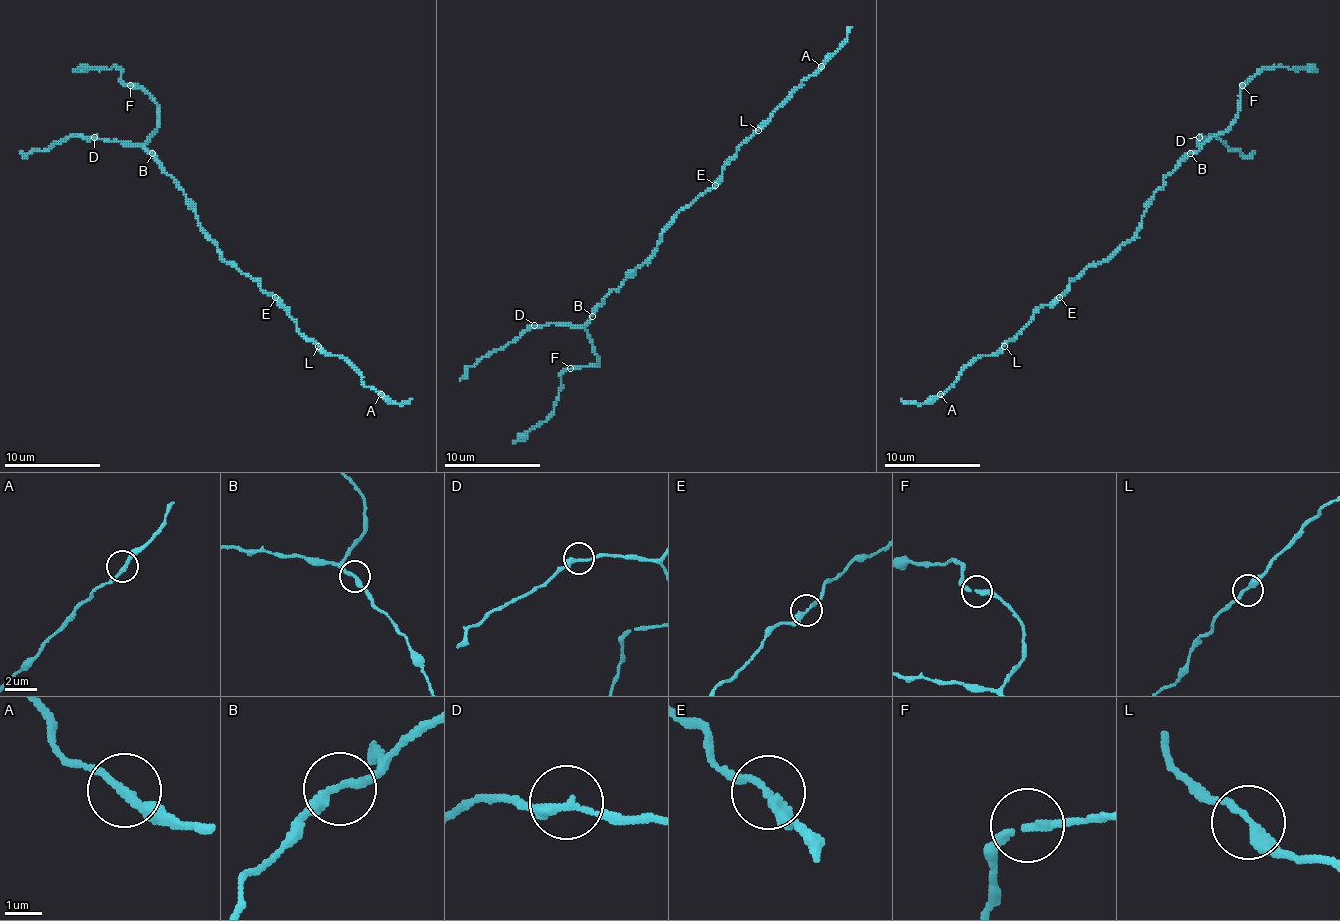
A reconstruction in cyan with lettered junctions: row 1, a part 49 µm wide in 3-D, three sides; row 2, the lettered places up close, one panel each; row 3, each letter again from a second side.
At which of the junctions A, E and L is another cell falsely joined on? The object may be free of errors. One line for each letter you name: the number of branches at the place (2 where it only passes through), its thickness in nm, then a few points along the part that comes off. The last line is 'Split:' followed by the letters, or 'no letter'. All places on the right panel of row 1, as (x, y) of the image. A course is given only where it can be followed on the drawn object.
Split: no letter

